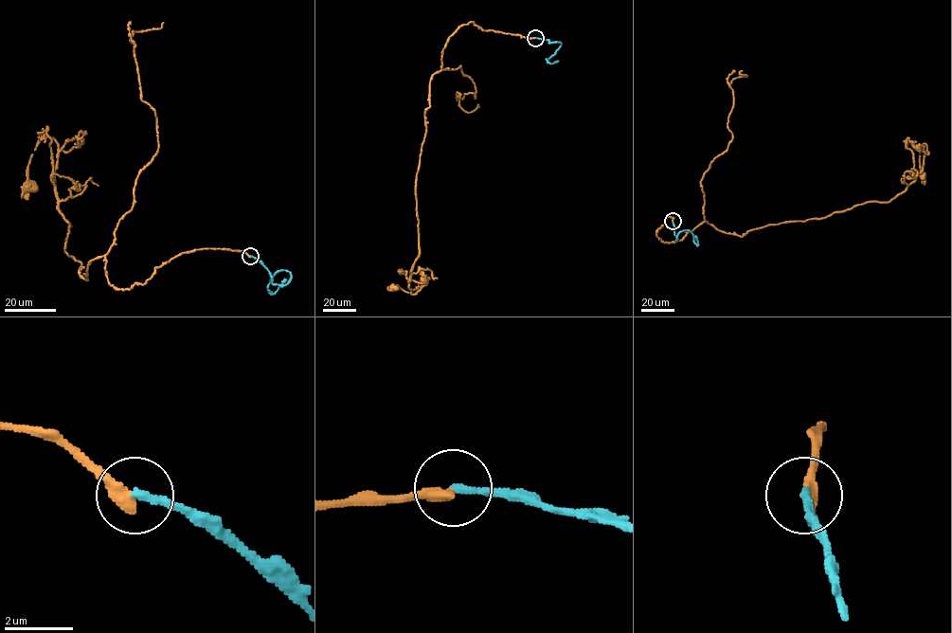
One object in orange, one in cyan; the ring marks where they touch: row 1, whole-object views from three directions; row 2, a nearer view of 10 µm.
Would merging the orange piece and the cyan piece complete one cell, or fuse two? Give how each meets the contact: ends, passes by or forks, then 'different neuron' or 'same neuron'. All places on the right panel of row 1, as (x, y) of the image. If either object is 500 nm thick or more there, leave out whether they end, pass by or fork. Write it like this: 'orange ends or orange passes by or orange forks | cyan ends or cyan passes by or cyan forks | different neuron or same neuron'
orange ends | cyan ends | different neuron

